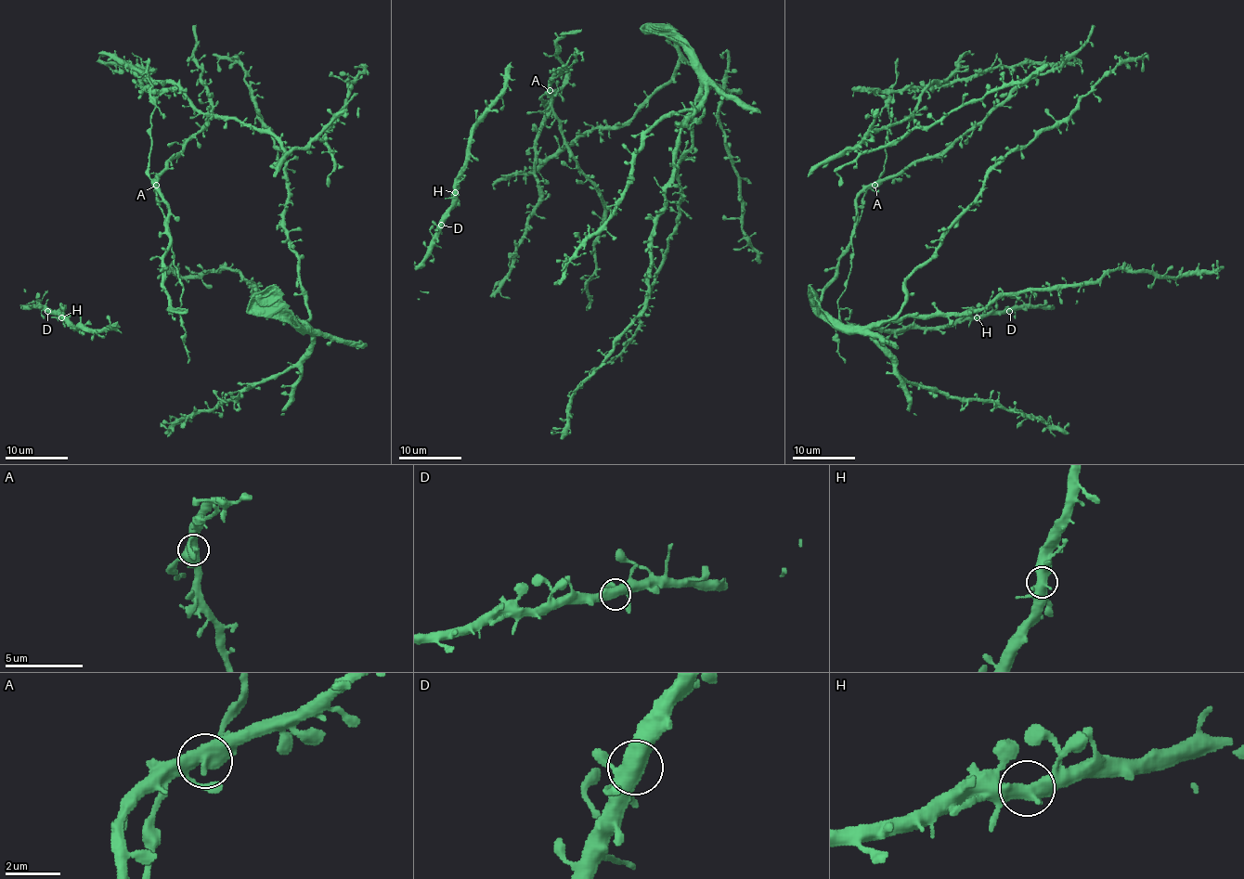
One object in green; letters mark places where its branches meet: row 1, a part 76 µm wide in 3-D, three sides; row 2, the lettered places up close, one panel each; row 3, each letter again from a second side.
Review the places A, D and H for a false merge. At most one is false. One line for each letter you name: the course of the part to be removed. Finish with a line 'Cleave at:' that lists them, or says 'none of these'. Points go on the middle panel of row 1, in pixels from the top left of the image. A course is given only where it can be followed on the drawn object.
Cleave at: none of these

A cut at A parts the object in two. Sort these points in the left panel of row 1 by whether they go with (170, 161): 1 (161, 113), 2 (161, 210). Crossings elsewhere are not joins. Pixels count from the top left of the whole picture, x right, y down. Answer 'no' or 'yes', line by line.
1: no
2: no

